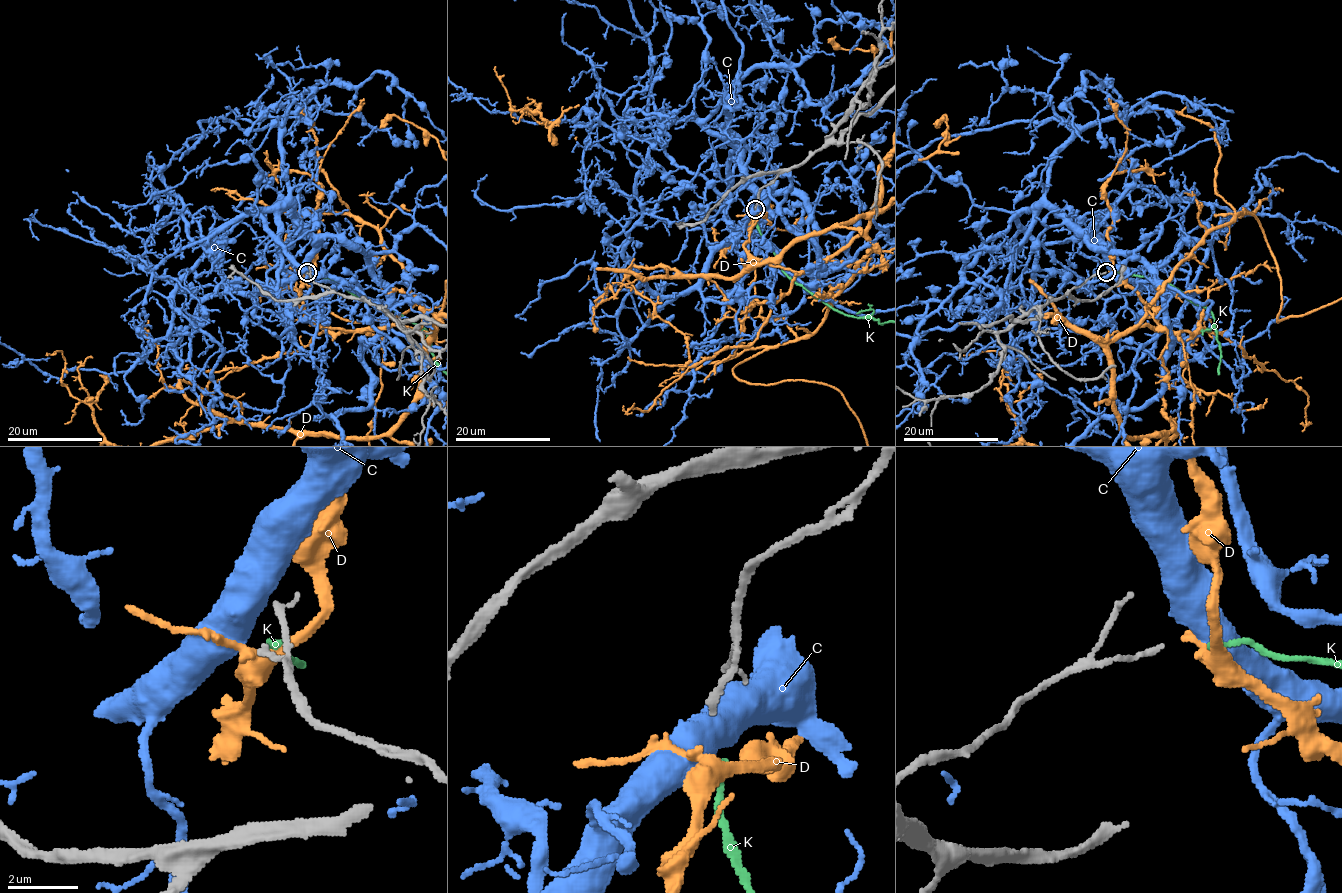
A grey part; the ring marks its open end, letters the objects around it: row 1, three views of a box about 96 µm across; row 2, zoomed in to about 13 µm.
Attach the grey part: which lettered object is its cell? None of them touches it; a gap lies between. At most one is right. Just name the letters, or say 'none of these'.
K

